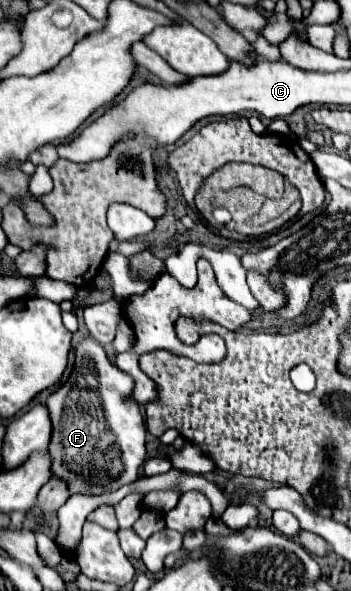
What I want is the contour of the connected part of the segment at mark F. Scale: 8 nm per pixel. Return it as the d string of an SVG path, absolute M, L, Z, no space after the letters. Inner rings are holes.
M82 339L76 347L76 361L68 381L56 389L48 399L48 411L52 419L52 441L50 453L54 457L52 471L62 477L70 485L70 495L74 493L106 493L116 491L122 485L130 485L140 477L140 467L146 459L144 449L144 419L140 413L140 405L132 397L132 377L120 371L110 363L104 347L92 339Z

